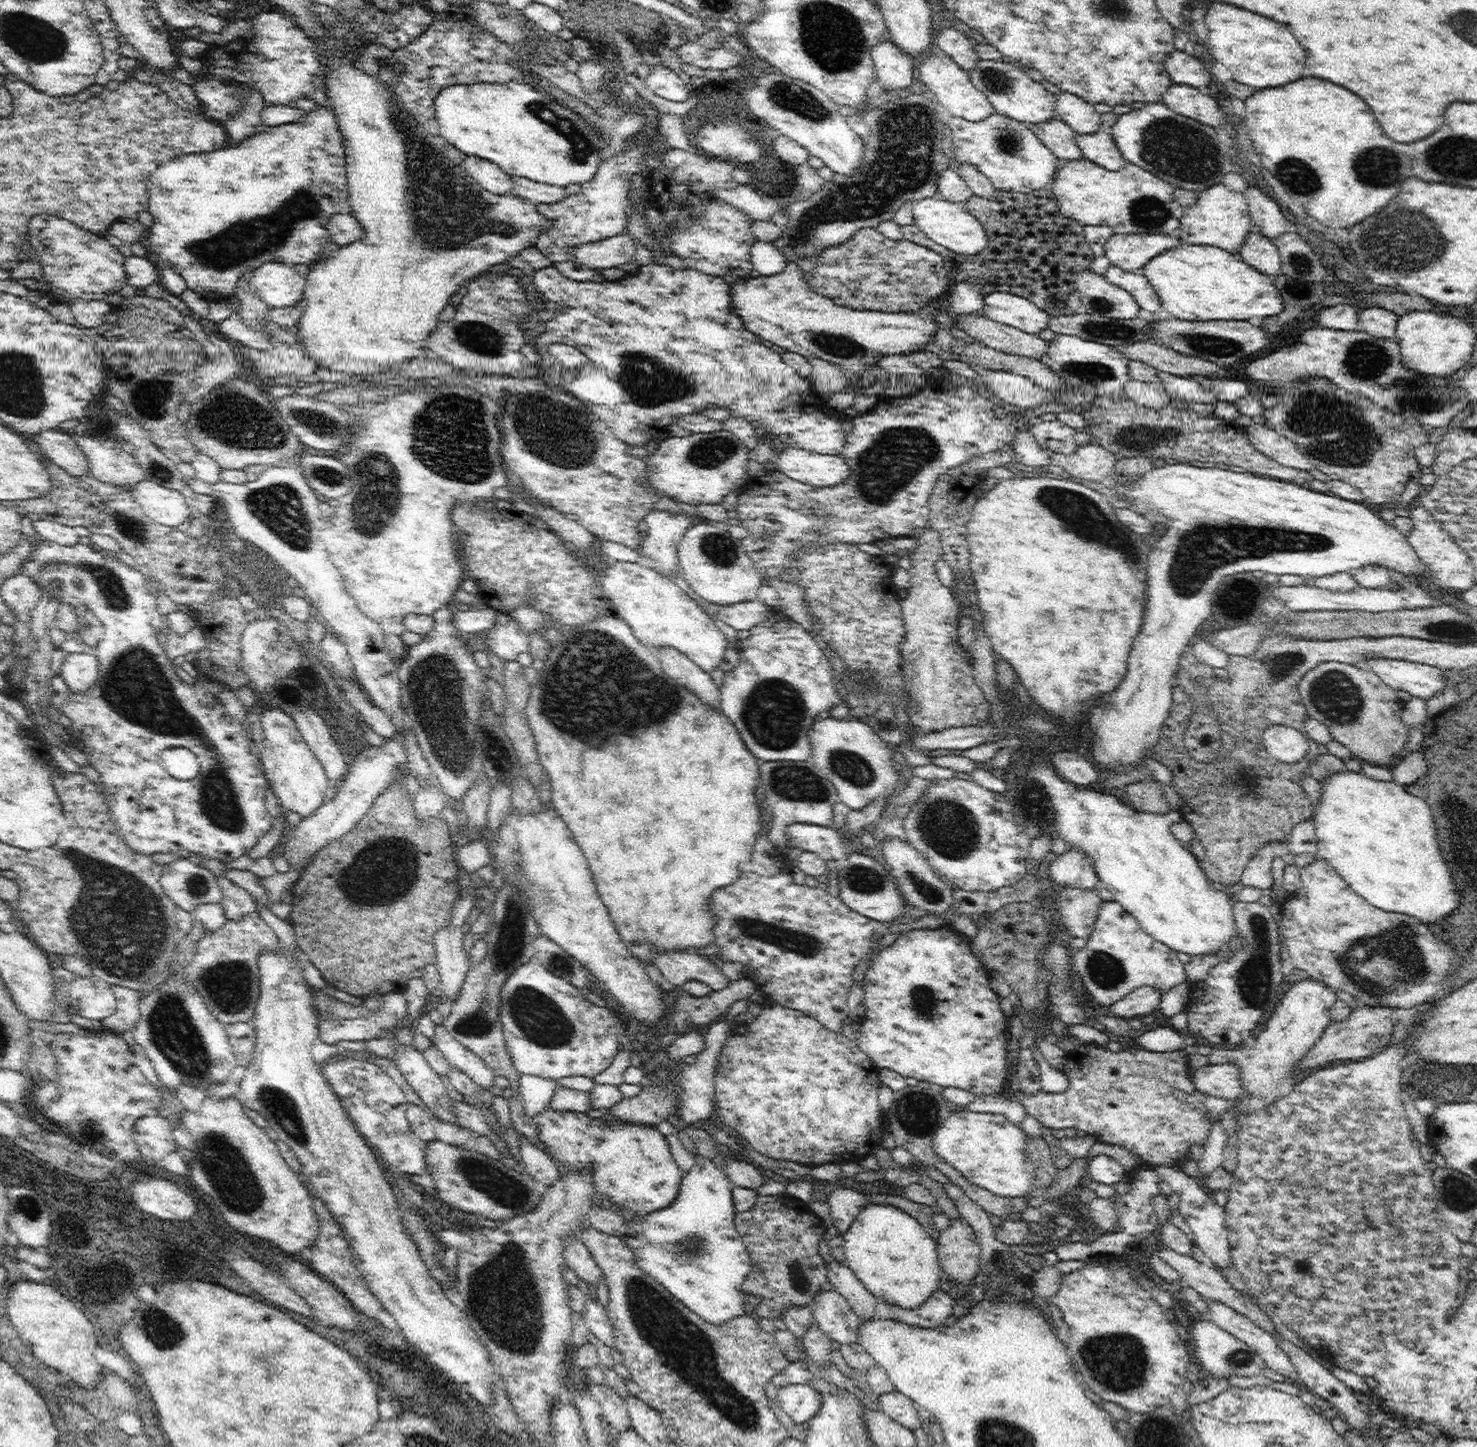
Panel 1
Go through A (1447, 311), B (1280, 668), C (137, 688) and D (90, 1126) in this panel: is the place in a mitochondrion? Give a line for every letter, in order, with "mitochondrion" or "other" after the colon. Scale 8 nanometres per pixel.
A: other
B: mitochondrion
C: mitochondrion
D: mitochondrion

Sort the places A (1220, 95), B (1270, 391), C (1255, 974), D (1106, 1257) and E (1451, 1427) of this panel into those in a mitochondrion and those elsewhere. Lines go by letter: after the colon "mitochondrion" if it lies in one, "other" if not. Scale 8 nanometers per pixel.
A: other
B: other
C: mitochondrion
D: other
E: other

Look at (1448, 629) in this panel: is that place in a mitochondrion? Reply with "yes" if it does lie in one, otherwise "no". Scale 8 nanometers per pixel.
yes

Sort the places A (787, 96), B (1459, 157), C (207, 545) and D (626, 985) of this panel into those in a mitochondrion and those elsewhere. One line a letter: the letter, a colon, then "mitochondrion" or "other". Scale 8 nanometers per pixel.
A: mitochondrion
B: mitochondrion
C: other
D: other

